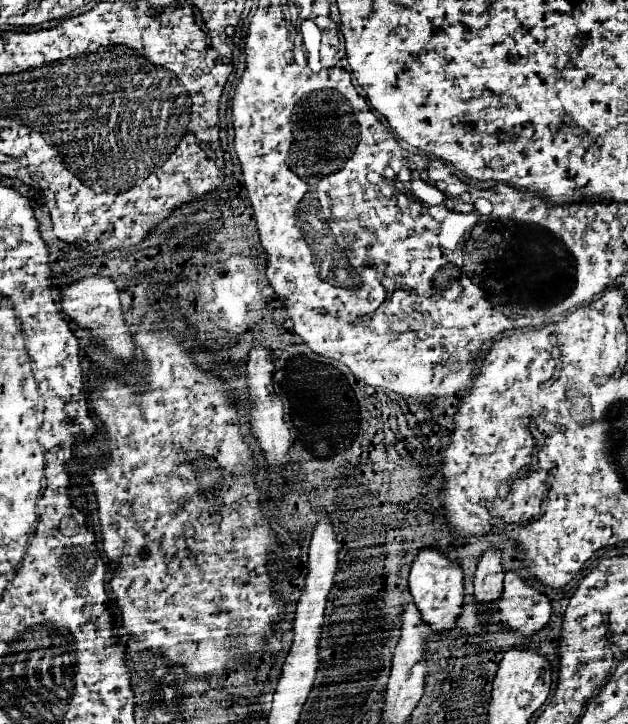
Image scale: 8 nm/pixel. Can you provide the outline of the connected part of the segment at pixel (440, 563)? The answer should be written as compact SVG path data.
M422 549L410 571L410 593L414 599L416 609L420 611L420 617L434 633L446 633L454 629L456 619L462 613L464 605L464 585L462 585L462 569L458 563L448 561L438 549Z

